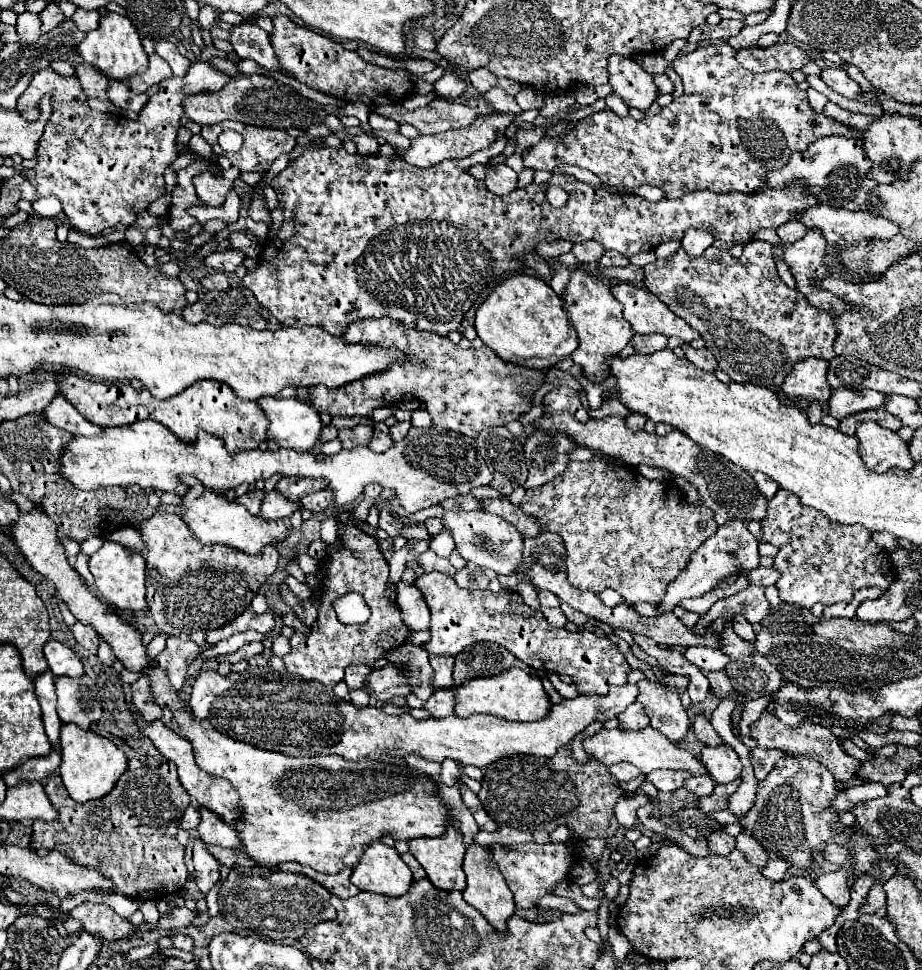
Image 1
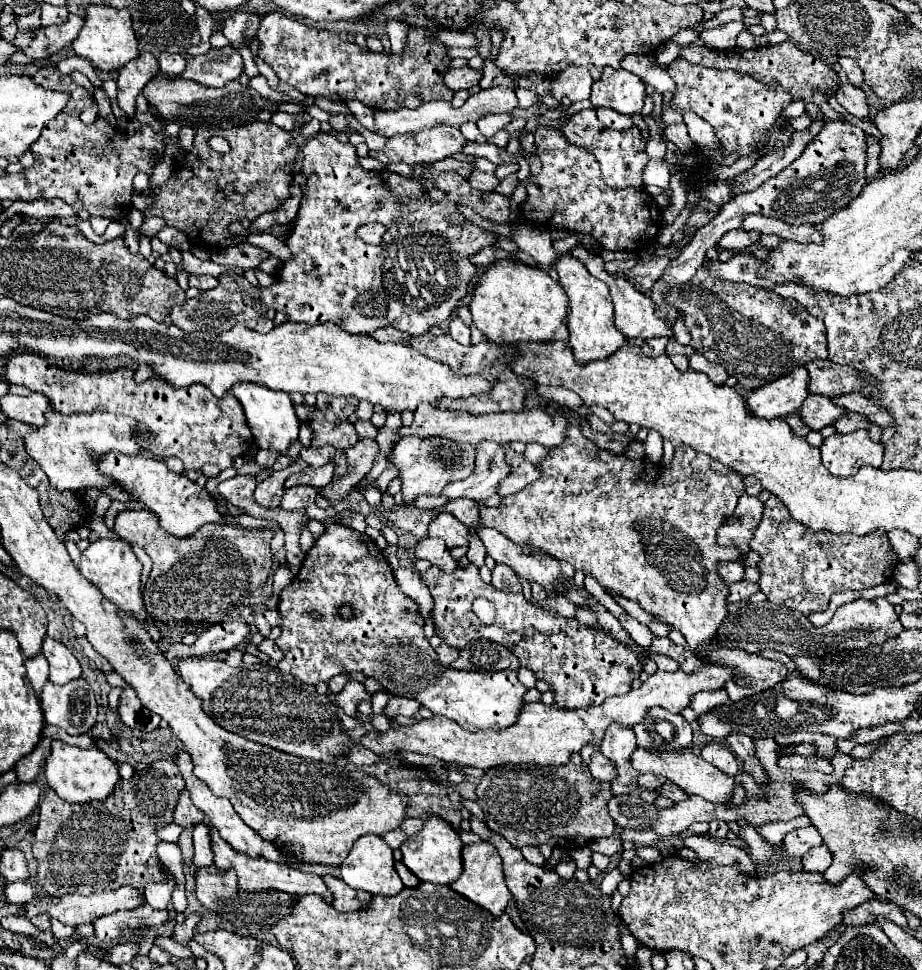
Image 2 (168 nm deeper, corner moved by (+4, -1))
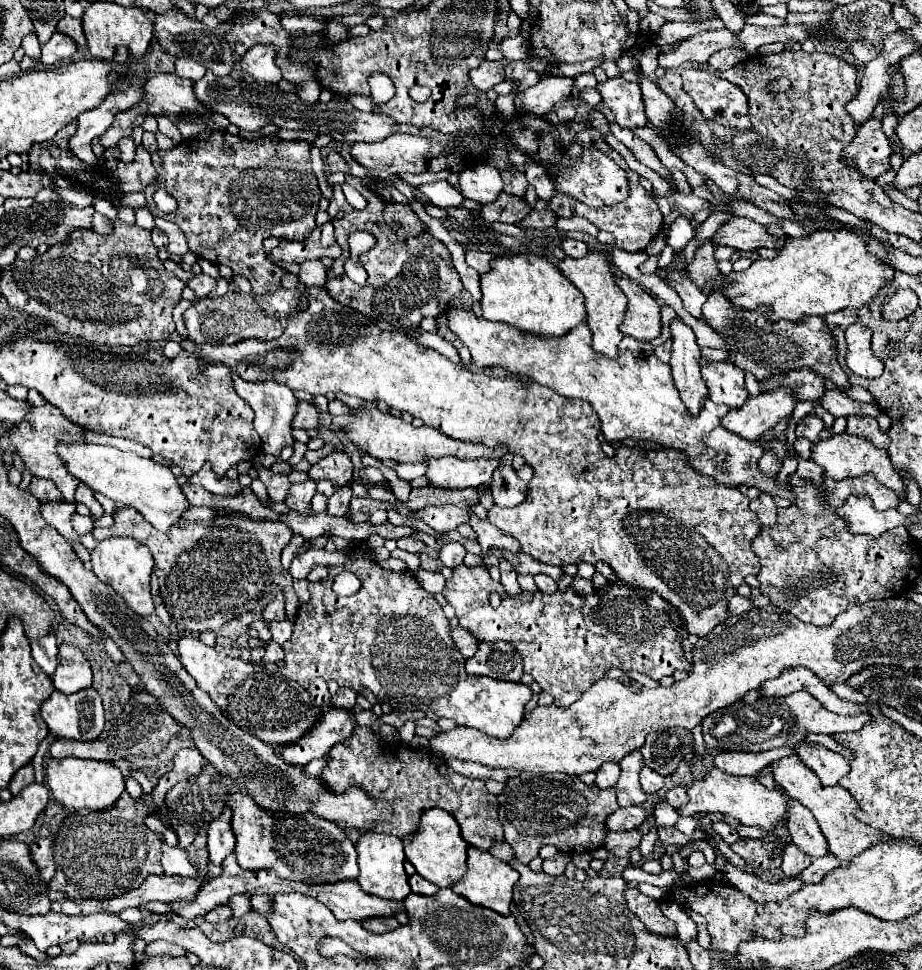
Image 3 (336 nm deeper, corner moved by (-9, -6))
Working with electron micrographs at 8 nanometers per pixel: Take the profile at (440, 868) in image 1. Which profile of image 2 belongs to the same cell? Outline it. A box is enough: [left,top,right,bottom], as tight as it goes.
[400,816,462,884]

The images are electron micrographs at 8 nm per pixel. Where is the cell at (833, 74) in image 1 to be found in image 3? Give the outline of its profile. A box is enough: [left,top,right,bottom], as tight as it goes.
[845,119,891,179]

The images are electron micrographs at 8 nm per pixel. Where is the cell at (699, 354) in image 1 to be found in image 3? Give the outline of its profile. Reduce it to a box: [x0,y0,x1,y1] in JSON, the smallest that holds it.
[701,363,749,409]

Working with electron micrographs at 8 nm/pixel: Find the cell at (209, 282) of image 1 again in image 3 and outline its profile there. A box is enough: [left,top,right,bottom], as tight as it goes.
[187,273,217,299]

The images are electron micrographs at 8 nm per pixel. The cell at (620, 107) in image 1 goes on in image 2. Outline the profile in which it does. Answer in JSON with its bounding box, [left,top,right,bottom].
[596,108,634,130]

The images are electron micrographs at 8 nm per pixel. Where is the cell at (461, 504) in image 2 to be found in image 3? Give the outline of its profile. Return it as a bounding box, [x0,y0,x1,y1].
[415,507,471,531]

